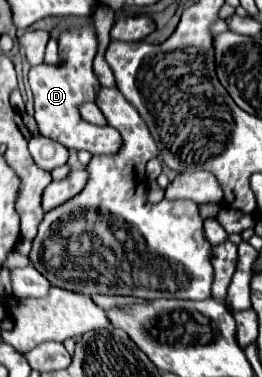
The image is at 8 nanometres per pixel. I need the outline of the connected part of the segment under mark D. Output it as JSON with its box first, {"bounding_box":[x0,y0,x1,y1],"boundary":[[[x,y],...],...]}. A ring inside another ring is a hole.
{"bounding_box":[29,17,121,155],"boundary":[[[89,17],[89,23],[73,27],[73,29],[65,29],[61,33],[61,37],[59,37],[59,57],[61,57],[61,61],[57,65],[31,67],[29,85],[31,85],[33,97],[35,97],[35,121],[39,125],[39,133],[41,135],[63,143],[67,149],[75,149],[75,151],[85,149],[85,151],[89,151],[93,155],[113,155],[113,151],[121,149],[121,135],[117,133],[117,129],[91,125],[85,119],[81,119],[81,113],[79,113],[81,103],[97,101],[97,95],[101,91],[99,77],[93,71],[93,59],[97,55],[97,49],[99,49],[99,37],[97,37],[97,29],[95,29],[95,21],[93,21],[93,17]]]}

